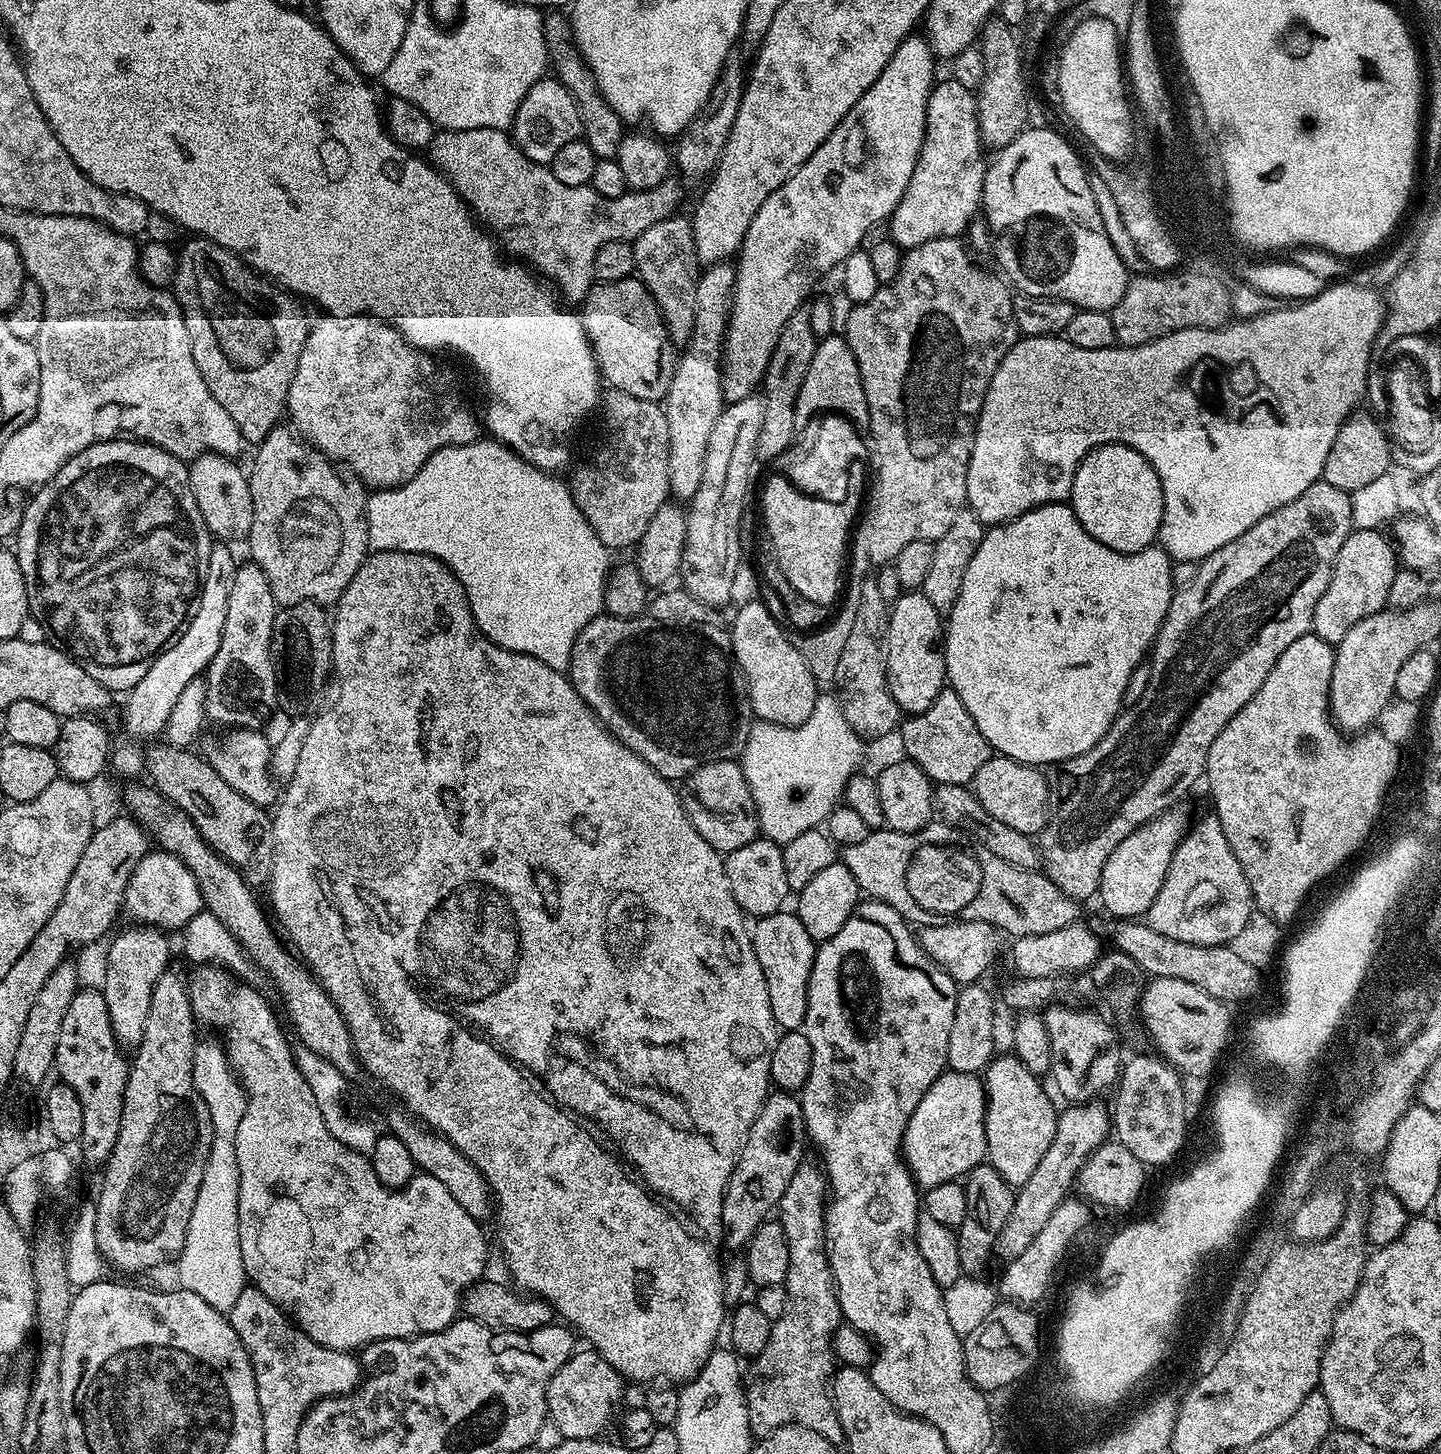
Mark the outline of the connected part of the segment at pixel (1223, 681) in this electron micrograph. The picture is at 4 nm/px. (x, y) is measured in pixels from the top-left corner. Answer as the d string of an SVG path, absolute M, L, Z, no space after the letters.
M1321 478L1306 490L1302 490L1302 494L1298 494L1298 498L1294 498L1294 502L1286 502L1278 510L1266 514L1266 518L1254 522L1254 526L1250 526L1250 530L1246 530L1246 534L1234 538L1234 542L1226 542L1226 546L1222 546L1222 550L1214 550L1214 554L1210 554L1205 560L1199 561L1199 568L1194 580L1186 587L1177 588L1173 591L1172 601L1166 610L1166 618L1162 622L1160 632L1156 636L1156 642L1150 653L1150 663L1147 665L1150 670L1150 683L1146 686L1146 694L1142 694L1142 698L1134 707L1124 708L1110 726L1110 730L1106 730L1106 734L1093 748L1086 750L1086 754L1078 754L1074 759L1064 761L1053 771L1056 773L1050 776L1048 807L1051 811L1048 813L1048 820L1044 824L1044 829L1038 834L1038 847L1044 875L1051 878L1054 886L1058 886L1058 890L1062 890L1062 894L1066 894L1071 900L1077 902L1085 902L1084 900L1090 899L1091 896L1093 899L1100 891L1102 866L1106 862L1106 858L1110 858L1110 854L1114 854L1114 846L1118 846L1118 842L1122 842L1122 838L1126 838L1134 830L1147 824L1158 813L1167 812L1169 808L1180 802L1180 799L1191 790L1192 783L1199 776L1201 779L1205 775L1204 767L1208 761L1208 751L1214 738L1218 738L1218 734L1222 734L1222 730L1228 725L1230 718L1234 718L1234 714L1238 714L1238 710L1242 710L1242 706L1246 706L1246 702L1250 702L1250 698L1254 698L1254 694L1258 694L1262 682L1266 682L1266 674L1270 674L1270 670L1274 670L1274 662L1278 662L1282 650L1287 650L1293 642L1298 642L1298 638L1307 636L1312 632L1314 606L1318 606L1318 598L1322 598L1322 594L1326 594L1326 586L1330 586L1332 567L1338 558L1338 550L1342 550L1342 542L1346 542L1346 538L1353 531L1351 495L1338 490L1338 486L1330 486Z

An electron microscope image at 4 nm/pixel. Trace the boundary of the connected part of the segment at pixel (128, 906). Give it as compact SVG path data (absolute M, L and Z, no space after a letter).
M149 850L142 858L142 862L138 862L138 866L134 866L134 874L130 874L130 882L126 886L126 894L124 895L123 911L126 916L132 919L129 921L140 926L151 926L161 930L169 930L168 928L182 930L190 922L190 918L197 916L204 907L203 896L194 874L174 853Z

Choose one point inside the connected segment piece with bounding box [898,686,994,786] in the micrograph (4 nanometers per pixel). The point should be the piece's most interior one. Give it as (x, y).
(943, 741)

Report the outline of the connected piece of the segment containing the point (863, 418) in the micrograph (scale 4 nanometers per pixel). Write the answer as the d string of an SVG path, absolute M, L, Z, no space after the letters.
M843 335L826 336L817 343L814 358L810 362L810 370L806 370L806 378L802 382L802 390L798 394L795 409L796 419L800 422L810 419L811 416L816 418L821 414L835 414L844 416L860 430L867 429L870 410L866 402L866 390L862 386L858 362Z

